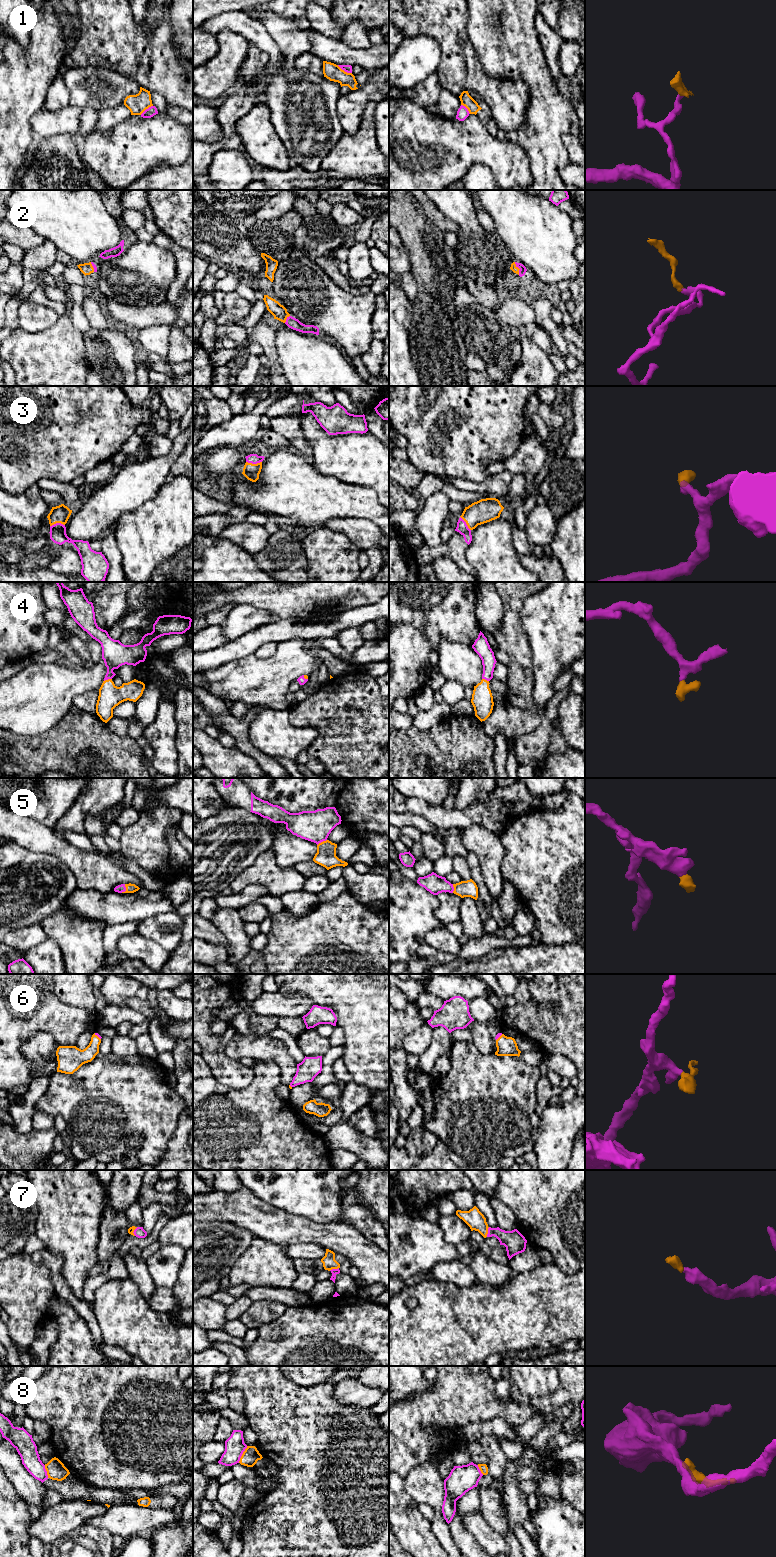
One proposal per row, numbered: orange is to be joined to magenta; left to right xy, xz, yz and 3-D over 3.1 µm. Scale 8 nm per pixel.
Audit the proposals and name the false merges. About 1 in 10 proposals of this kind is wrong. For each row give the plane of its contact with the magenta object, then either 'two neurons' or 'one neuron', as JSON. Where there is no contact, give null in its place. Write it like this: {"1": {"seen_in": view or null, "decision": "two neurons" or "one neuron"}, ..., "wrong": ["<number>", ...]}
{"1": {"seen_in": "xz", "decision": "two neurons"}, "2": {"seen_in": "yz", "decision": "one neuron"}, "3": {"seen_in": "xz", "decision": "one neuron"}, "4": {"seen_in": "xy", "decision": "one neuron"}, "5": {"seen_in": "xy", "decision": "one neuron"}, "6": {"seen_in": "xy", "decision": "one neuron"}, "7": {"seen_in": "yz", "decision": "one neuron"}, "8": {"seen_in": "xz", "decision": "two neurons"}, "wrong": ["1", "8"]}

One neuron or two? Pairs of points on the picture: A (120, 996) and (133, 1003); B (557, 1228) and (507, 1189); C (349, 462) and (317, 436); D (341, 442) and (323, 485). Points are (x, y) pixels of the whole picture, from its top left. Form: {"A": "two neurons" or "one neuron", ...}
{"A": "two neurons", "B": "one neuron", "C": "one neuron", "D": "two neurons"}

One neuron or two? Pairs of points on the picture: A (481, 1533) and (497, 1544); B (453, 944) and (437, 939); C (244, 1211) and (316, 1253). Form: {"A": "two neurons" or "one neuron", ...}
{"A": "one neuron", "B": "one neuron", "C": "two neurons"}

